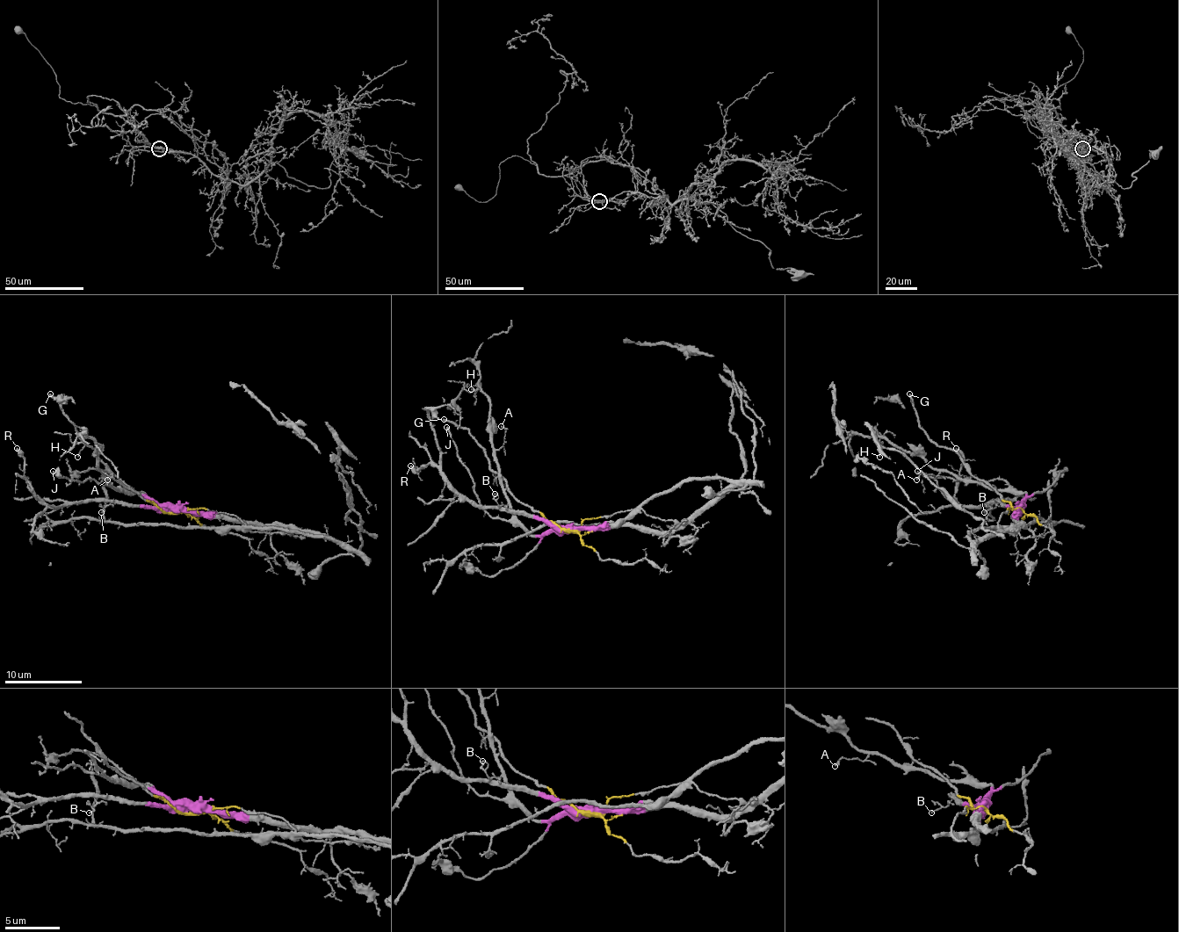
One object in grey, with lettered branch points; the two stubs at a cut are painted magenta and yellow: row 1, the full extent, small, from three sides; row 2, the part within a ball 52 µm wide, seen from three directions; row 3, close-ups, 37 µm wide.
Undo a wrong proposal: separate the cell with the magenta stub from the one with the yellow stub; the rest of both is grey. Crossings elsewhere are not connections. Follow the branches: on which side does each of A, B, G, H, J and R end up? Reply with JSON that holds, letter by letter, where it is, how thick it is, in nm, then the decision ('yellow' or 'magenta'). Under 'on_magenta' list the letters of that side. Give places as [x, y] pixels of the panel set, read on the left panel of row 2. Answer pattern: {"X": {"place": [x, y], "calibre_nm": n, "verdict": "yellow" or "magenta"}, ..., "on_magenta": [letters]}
{"A": {"place": [107, 480], "calibre_nm": 150, "verdict": "magenta"}, "B": {"place": [101, 512], "calibre_nm": 100, "verdict": "magenta"}, "G": {"place": [50, 393], "calibre_nm": 240, "verdict": "yellow"}, "H": {"place": [77, 457], "calibre_nm": 110, "verdict": "magenta"}, "J": {"place": [53, 471], "calibre_nm": 190, "verdict": "magenta"}, "R": {"place": [17, 448], "calibre_nm": 380, "verdict": "magenta"}, "on_magenta": ["A", "B", "H", "J", "R"]}

